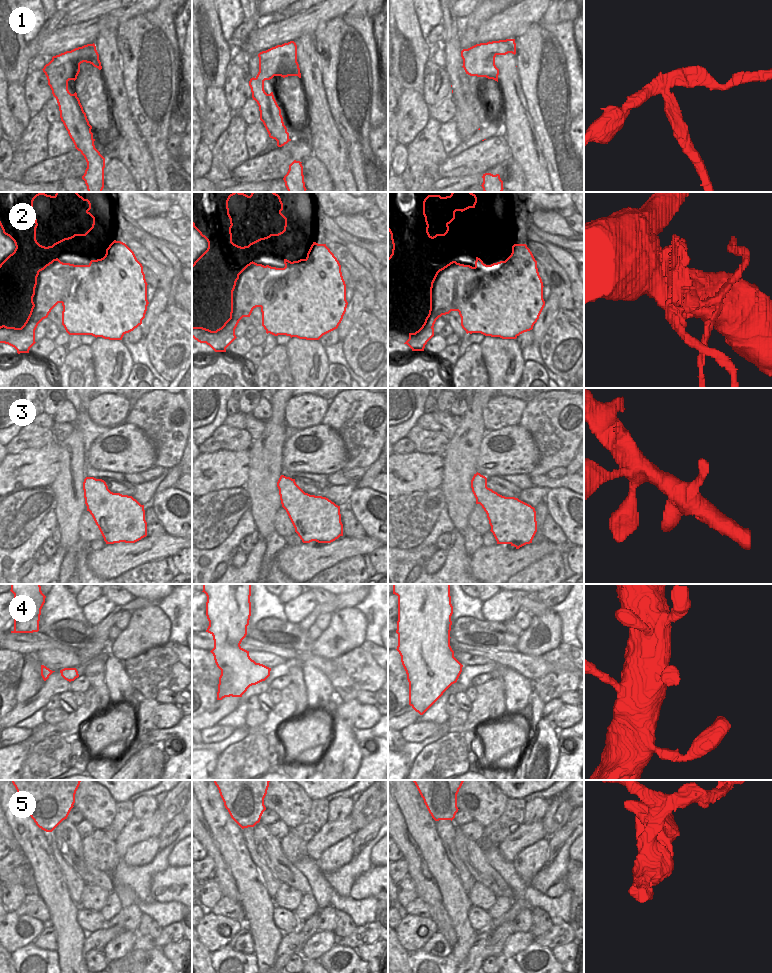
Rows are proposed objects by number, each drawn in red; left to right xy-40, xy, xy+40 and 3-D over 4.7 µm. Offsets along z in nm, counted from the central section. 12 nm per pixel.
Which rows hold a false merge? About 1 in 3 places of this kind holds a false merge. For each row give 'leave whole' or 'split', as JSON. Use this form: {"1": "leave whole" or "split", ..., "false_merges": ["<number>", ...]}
{"1": "split", "2": "split", "3": "leave whole", "4": "leave whole", "5": "split", "false_merges": ["1", "2", "5"]}

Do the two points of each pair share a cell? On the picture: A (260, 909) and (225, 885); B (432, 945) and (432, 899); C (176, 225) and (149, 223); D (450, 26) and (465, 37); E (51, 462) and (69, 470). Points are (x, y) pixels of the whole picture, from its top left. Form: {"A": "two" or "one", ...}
{"A": "two", "B": "two", "C": "two", "D": "two", "E": "two"}

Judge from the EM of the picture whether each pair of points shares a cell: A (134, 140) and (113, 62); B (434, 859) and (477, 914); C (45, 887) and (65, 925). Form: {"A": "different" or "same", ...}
{"A": "same", "B": "different", "C": "same"}

